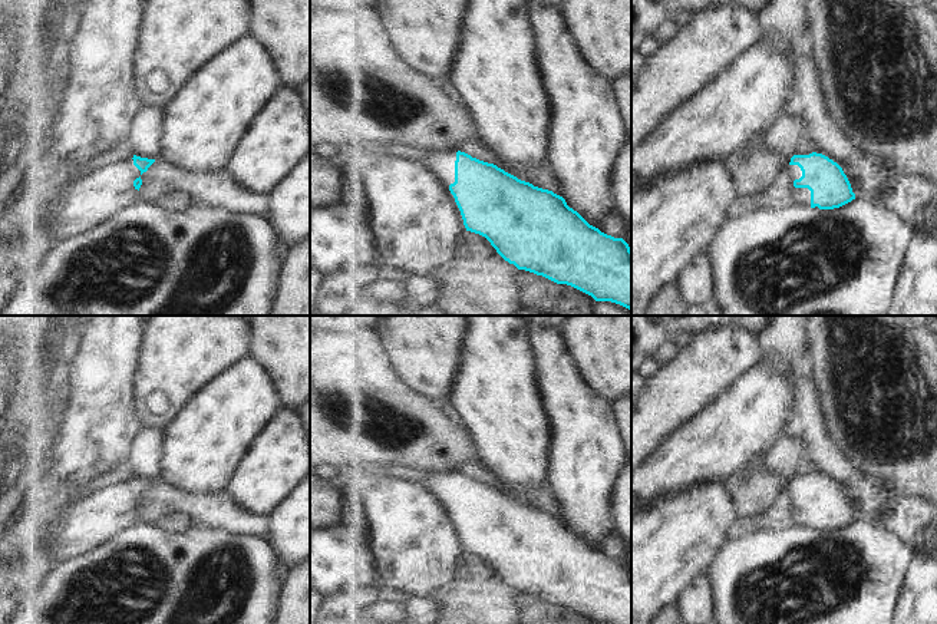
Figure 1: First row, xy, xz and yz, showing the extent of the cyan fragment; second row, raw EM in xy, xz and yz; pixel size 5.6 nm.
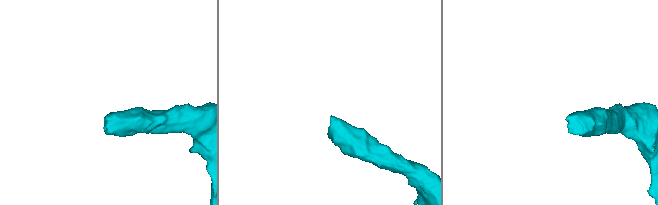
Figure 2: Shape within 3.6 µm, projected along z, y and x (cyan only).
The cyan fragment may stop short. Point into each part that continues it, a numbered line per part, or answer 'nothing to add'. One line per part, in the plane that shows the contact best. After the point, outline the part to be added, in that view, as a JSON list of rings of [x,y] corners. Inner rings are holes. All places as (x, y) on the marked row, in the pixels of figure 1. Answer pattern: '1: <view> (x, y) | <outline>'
1: yz (801, 197) | [[[789,165],[786,169],[789,176],[789,194],[792,205],[811,208],[811,191],[808,188],[794,186],[794,181],[802,176],[801,168],[798,165]]]

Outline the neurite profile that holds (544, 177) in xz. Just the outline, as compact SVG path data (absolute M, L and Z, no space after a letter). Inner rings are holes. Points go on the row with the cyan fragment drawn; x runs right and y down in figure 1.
M550 162L544 166L534 169L522 181L529 182L534 186L552 191L554 194L560 197L562 197L564 194L562 185L560 184L557 174Z

